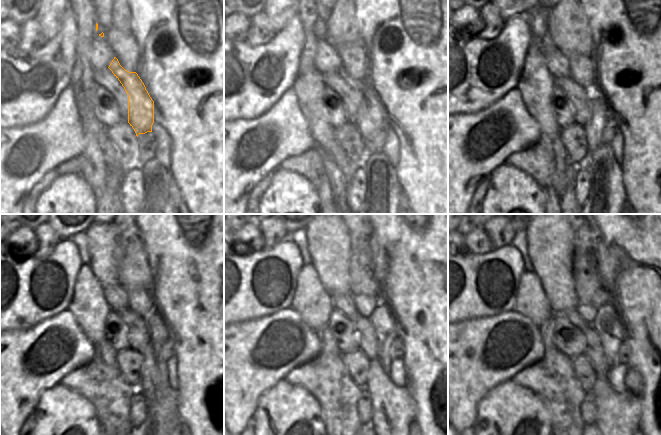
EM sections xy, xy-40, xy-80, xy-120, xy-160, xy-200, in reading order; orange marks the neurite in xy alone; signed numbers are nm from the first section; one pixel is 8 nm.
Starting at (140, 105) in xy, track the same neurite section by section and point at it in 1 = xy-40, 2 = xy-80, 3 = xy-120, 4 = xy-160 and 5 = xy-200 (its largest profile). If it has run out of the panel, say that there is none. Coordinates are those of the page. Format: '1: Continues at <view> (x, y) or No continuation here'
1: Continues at xy-40 (371, 114)
2: Continues at xy-80 (601, 113)
3: Continues at xy-120 (162, 417)
4: Continues at xy-160 (393, 410)
5: Continues at xy-200 (617, 413)

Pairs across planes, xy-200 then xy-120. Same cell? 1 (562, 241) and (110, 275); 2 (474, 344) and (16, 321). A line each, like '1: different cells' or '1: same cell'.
1: same cell
2: different cells

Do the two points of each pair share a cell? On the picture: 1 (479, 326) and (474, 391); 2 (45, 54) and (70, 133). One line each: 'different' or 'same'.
1: same
2: different

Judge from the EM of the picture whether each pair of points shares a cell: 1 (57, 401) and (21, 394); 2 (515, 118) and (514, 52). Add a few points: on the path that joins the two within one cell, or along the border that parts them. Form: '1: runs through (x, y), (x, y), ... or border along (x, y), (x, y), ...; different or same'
1: border along (59, 384), (46, 389), (42, 393), (33, 413); different
2: border along (515, 87), (506, 91), (496, 101); different

